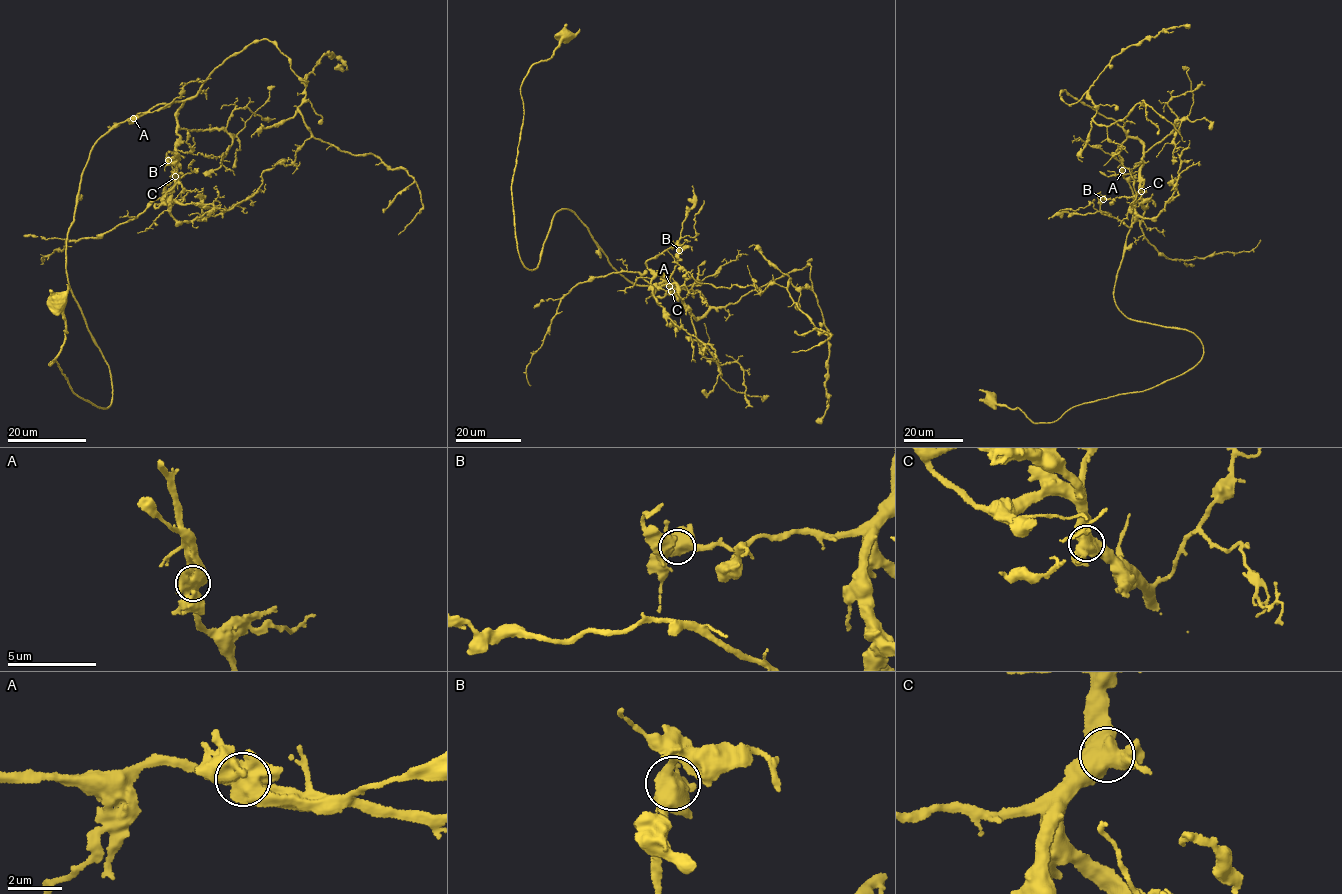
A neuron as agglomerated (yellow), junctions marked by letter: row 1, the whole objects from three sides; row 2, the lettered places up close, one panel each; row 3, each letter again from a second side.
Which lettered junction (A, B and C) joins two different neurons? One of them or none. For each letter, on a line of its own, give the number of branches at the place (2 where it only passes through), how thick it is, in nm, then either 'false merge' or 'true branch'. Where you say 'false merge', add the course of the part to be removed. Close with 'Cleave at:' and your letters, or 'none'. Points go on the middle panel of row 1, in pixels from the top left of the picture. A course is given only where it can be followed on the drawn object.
A: branches 4; calibre 550 nm; true branch
B: branches 4; calibre 500 nm; true branch
C: branches 4; calibre 550 nm; true branch
Cleave at: none

